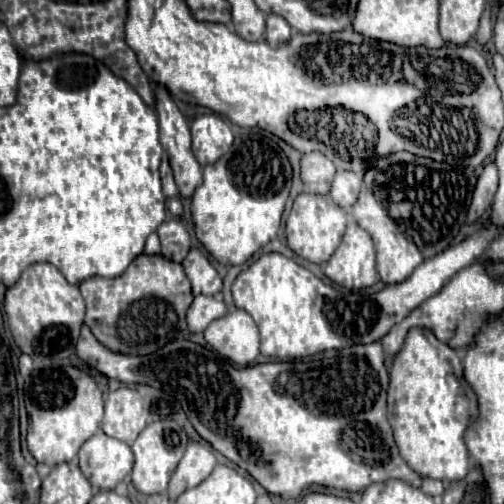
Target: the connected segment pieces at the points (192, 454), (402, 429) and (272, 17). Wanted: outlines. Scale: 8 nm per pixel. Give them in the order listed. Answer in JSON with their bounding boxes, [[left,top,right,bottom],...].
[[167,442,217,498],[389,328,479,482],[265,14,291,46]]

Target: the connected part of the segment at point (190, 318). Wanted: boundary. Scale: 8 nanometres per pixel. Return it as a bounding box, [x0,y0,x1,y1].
[187,296,229,332]

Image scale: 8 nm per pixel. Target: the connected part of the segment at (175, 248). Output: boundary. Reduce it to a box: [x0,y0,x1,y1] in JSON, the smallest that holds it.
[157,220,191,262]

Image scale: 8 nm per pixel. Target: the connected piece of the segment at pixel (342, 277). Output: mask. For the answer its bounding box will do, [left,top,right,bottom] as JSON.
[309,222,377,288]

